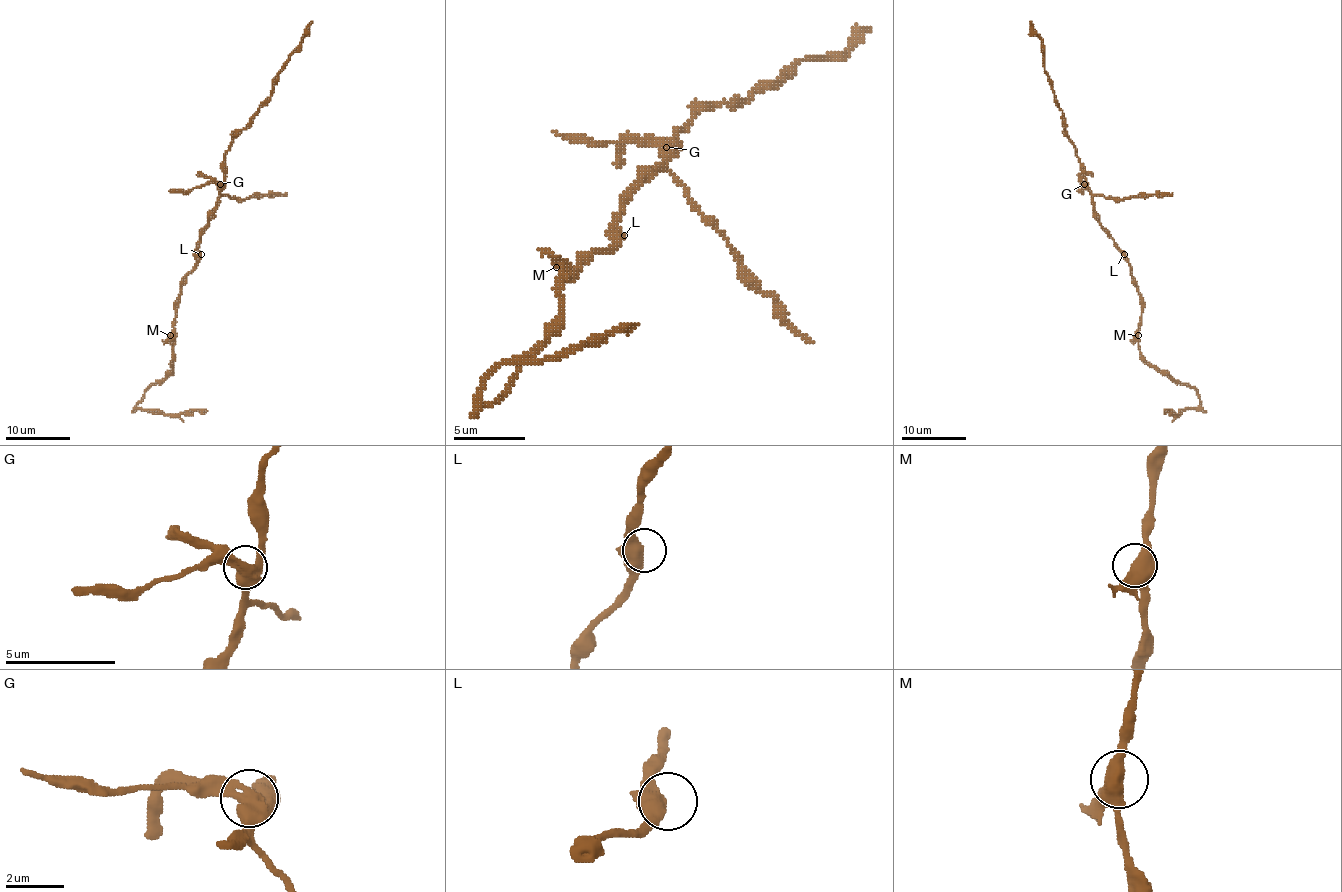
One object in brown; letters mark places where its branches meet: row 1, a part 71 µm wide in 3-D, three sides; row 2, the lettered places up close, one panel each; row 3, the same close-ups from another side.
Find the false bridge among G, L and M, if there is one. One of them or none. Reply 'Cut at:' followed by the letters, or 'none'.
Cut at: G

